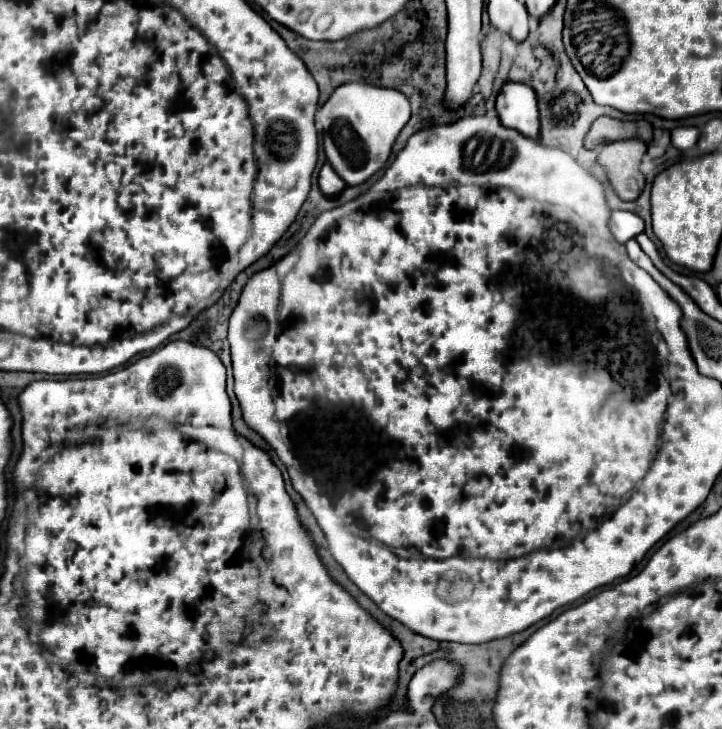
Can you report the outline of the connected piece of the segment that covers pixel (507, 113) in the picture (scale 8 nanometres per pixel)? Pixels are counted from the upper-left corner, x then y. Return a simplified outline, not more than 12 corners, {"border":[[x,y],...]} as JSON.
{"border":[[506,82],[498,118],[522,136],[540,138],[536,94]]}

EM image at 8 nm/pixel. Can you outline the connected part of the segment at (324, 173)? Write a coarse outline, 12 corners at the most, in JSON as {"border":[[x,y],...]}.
{"border":[[326,162],[320,170],[318,186],[324,196],[336,196],[346,182]]}

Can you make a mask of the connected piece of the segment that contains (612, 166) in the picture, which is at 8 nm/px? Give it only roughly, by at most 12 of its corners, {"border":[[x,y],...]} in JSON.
{"border":[[642,140],[602,146],[598,164],[622,200],[644,188]]}

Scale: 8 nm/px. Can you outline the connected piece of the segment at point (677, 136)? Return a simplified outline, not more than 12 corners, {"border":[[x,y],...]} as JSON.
{"border":[[680,126],[672,130],[672,146],[688,150],[698,142],[698,128]]}

